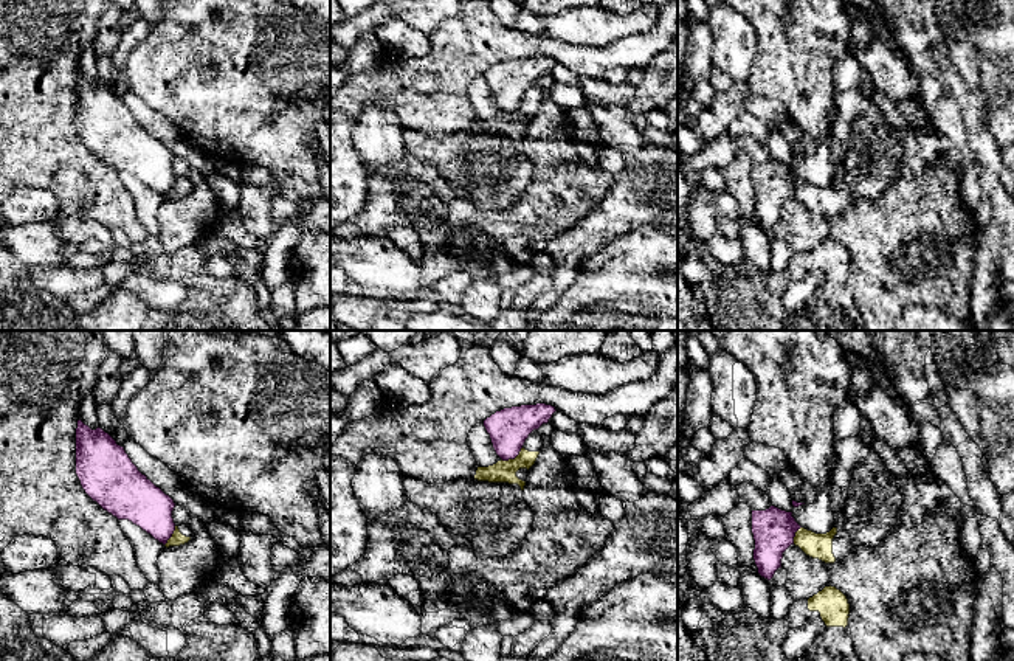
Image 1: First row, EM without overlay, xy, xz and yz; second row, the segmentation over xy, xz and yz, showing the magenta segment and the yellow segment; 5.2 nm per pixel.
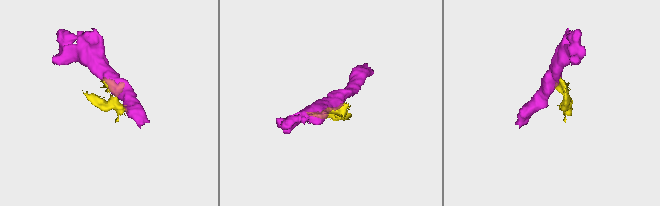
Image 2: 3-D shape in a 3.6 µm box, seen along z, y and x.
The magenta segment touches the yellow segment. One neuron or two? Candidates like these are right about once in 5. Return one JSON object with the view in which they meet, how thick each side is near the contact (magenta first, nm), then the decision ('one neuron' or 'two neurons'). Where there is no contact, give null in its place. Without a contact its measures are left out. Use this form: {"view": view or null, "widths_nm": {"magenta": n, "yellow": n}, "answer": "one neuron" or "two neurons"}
{"view": "xz", "widths_nm": {"magenta": 200, "yellow": 110}, "answer": "two neurons"}

